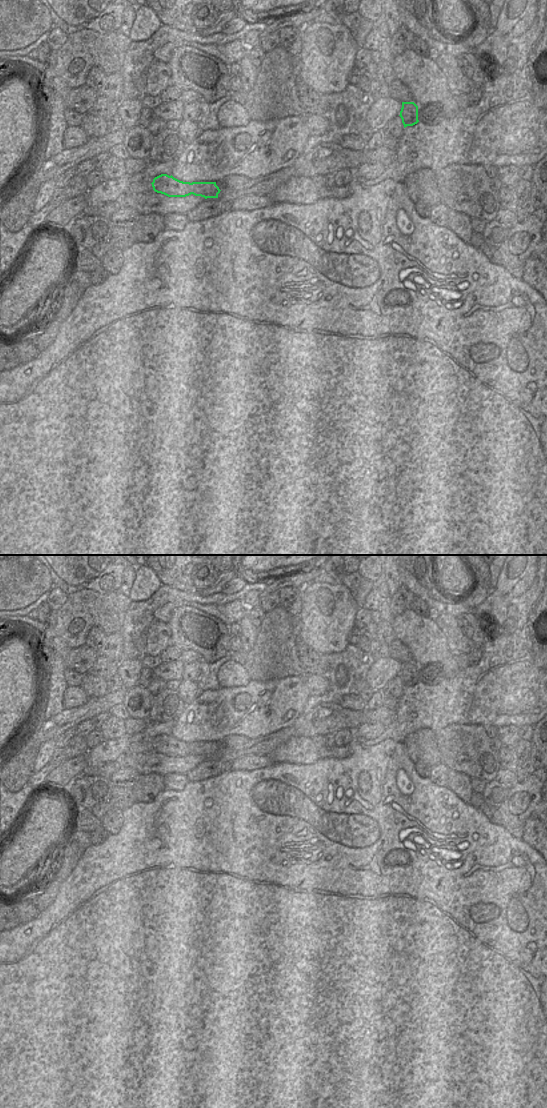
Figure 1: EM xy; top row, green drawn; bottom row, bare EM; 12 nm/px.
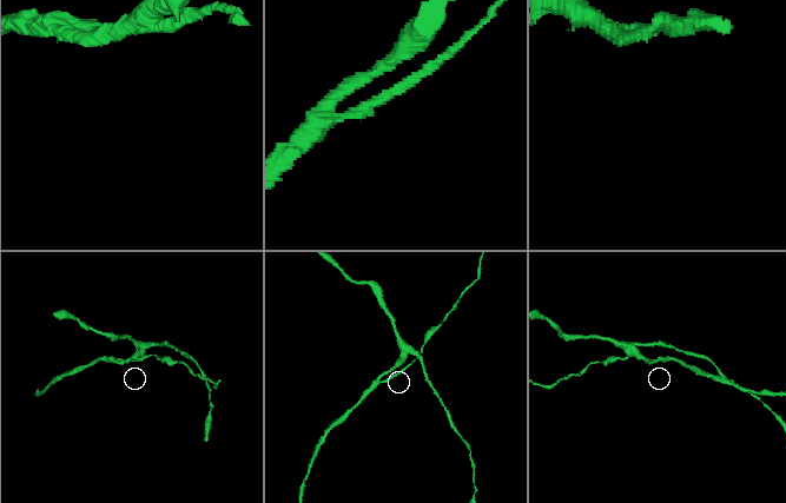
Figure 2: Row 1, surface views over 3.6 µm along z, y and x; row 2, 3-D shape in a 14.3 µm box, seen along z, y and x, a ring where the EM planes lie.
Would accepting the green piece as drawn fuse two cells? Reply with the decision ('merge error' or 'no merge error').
merge error

